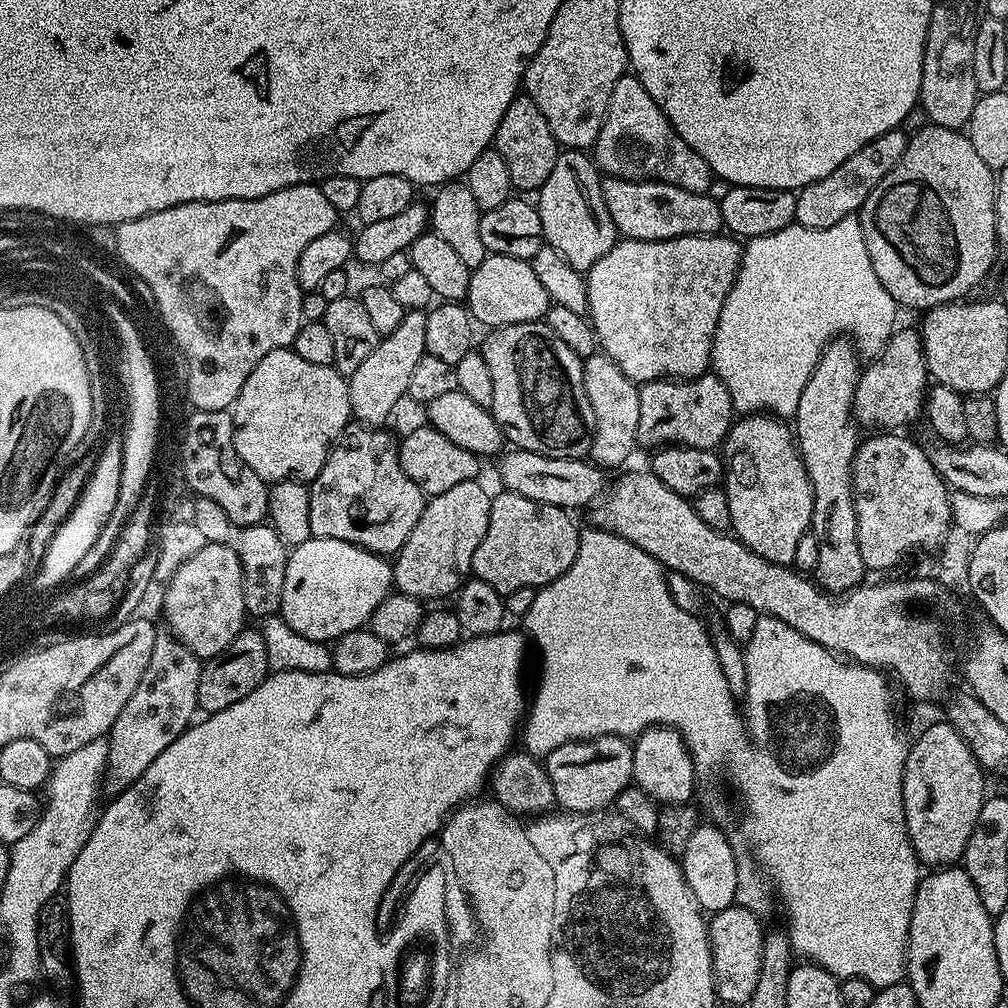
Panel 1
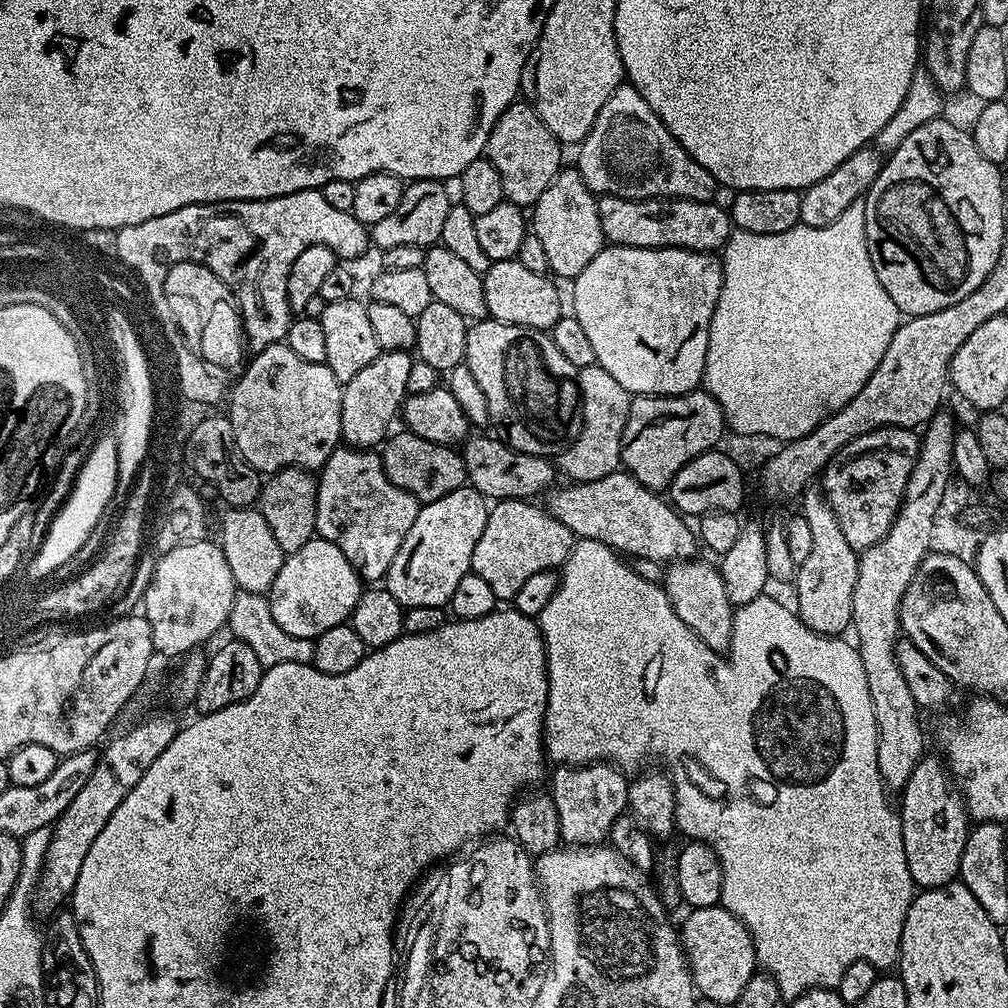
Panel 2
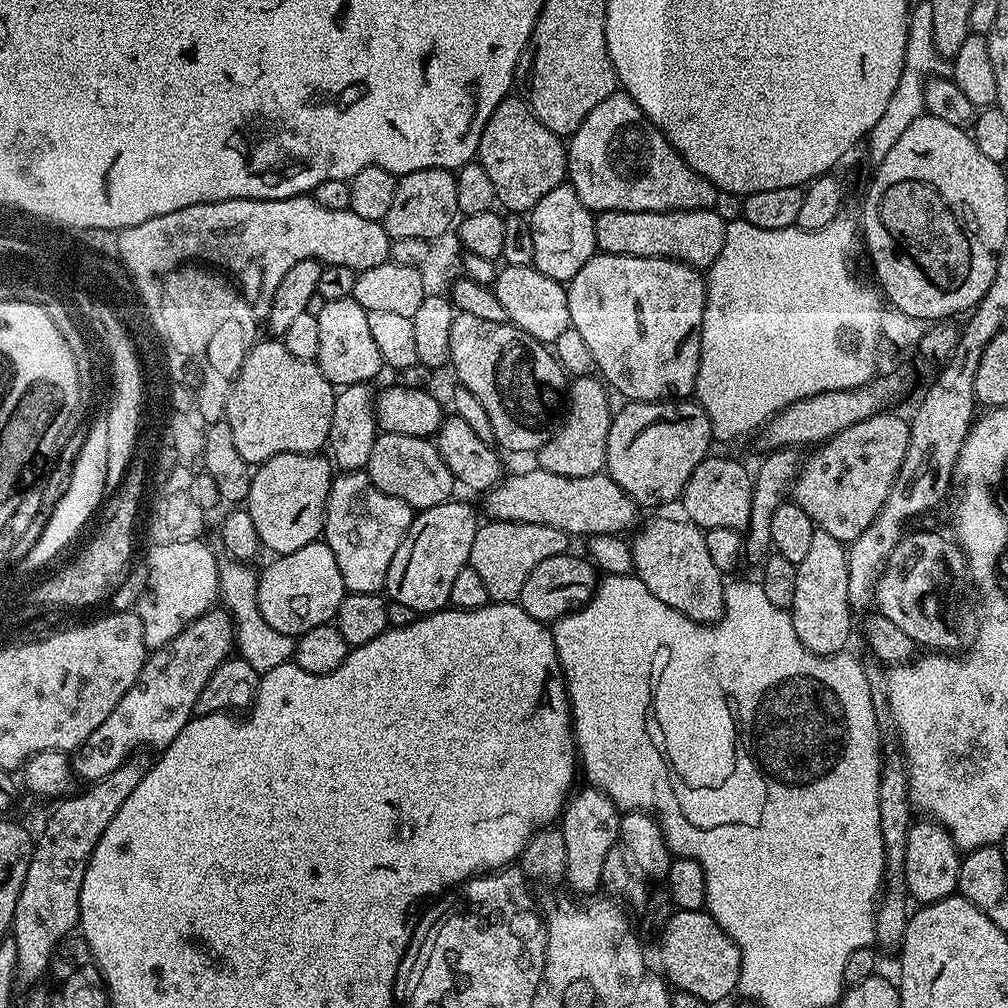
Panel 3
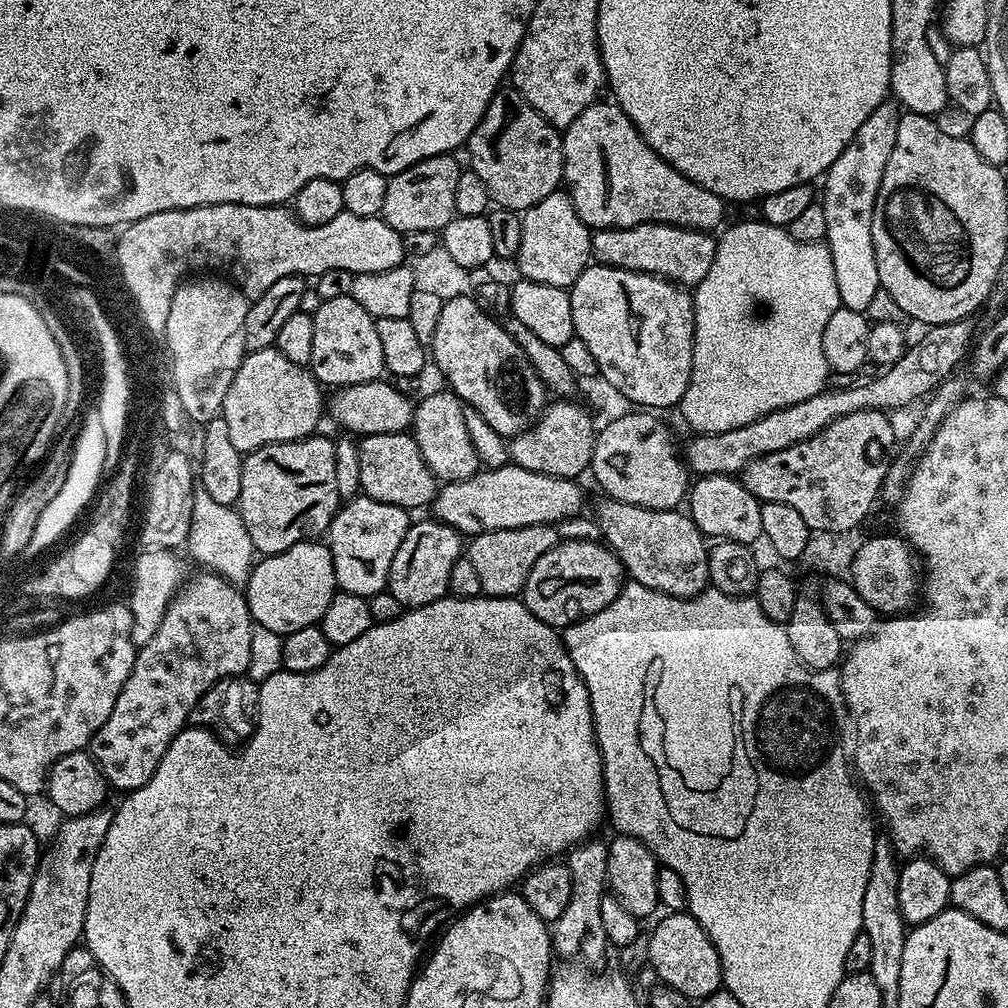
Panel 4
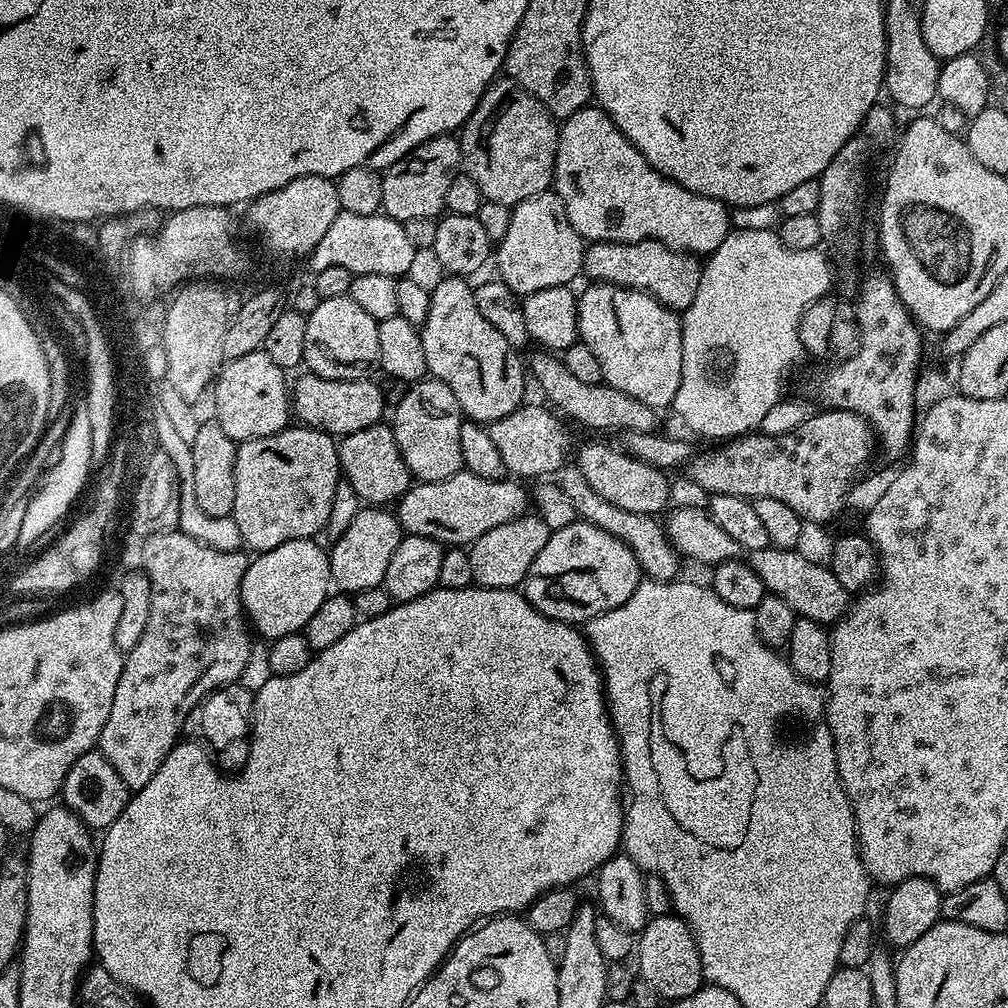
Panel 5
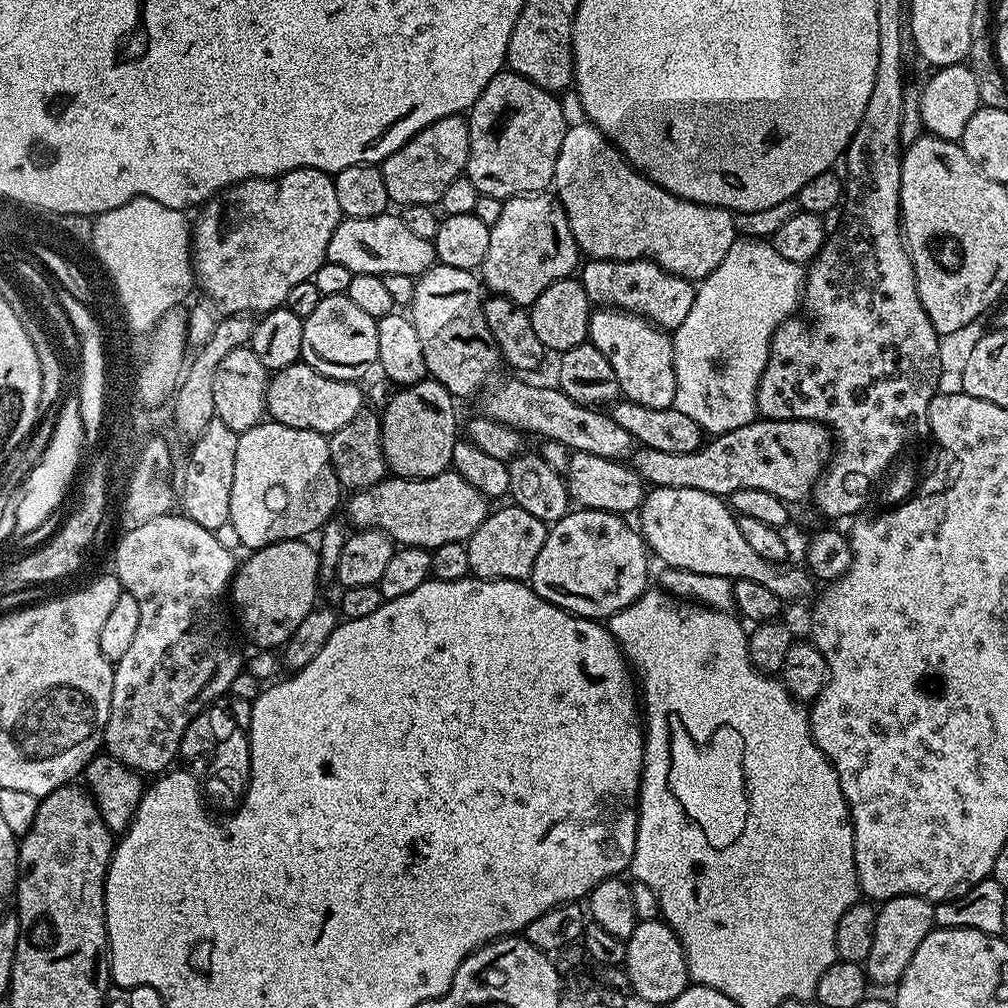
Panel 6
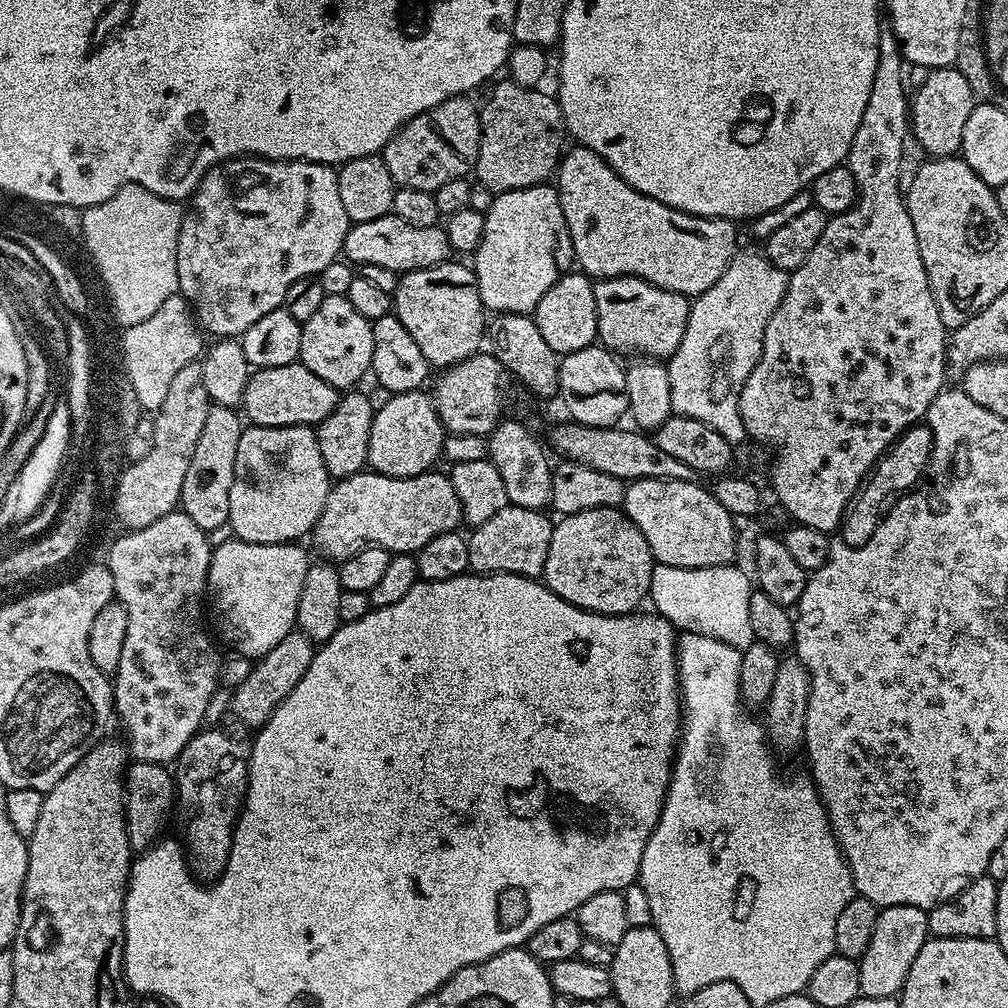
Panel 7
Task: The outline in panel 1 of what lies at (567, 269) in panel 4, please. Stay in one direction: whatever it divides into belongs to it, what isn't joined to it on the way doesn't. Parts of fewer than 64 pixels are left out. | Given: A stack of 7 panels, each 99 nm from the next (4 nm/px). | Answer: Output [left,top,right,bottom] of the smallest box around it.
[535,150,618,273]

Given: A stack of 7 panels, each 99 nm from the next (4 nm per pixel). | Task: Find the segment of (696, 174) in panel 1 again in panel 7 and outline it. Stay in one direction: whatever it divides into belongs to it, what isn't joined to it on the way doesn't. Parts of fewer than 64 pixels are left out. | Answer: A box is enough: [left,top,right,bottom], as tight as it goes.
[554,146,738,298]

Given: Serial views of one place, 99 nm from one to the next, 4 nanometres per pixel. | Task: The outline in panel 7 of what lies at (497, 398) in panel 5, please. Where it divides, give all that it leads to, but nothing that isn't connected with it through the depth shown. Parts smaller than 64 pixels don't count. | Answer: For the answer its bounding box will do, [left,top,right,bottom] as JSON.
[394,262,486,370]

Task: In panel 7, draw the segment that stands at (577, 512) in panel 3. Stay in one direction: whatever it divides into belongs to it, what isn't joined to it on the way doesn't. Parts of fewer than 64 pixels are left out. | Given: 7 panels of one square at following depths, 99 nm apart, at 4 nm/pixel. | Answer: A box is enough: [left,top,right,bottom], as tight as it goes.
[314,470,462,562]

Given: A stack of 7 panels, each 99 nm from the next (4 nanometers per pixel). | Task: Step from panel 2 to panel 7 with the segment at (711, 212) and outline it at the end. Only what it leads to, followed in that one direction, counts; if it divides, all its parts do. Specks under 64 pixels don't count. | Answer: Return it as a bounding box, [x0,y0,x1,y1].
[592,276,690,358]

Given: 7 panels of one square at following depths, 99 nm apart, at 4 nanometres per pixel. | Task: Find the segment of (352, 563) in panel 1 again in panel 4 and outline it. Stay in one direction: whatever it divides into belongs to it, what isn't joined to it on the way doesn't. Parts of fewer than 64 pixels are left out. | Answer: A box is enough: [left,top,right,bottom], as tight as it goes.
[246,540,337,637]

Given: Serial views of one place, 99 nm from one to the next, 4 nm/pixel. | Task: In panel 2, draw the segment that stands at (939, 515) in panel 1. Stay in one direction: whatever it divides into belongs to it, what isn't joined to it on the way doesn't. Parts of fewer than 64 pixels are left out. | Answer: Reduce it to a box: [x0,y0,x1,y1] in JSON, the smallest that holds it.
[822,428,920,550]

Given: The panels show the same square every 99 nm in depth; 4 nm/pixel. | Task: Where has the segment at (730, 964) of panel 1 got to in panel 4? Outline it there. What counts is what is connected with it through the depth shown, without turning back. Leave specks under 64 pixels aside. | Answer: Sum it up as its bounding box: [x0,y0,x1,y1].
[648,910,724,1002]

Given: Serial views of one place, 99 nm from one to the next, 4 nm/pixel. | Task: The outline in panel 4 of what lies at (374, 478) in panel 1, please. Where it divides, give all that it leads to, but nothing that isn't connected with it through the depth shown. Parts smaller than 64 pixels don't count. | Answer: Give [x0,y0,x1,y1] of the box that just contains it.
[326,494,408,598]

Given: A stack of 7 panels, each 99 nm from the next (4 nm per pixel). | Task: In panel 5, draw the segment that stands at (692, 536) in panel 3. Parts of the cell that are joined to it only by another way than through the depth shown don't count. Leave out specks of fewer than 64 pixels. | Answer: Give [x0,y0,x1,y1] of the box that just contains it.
[556,462,679,580]

